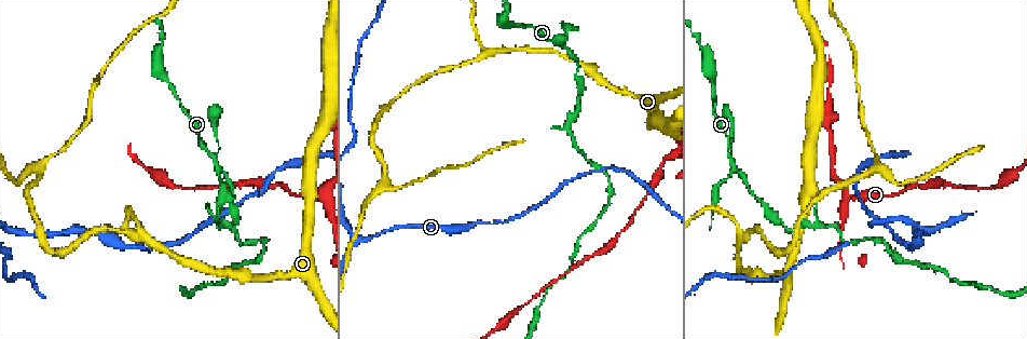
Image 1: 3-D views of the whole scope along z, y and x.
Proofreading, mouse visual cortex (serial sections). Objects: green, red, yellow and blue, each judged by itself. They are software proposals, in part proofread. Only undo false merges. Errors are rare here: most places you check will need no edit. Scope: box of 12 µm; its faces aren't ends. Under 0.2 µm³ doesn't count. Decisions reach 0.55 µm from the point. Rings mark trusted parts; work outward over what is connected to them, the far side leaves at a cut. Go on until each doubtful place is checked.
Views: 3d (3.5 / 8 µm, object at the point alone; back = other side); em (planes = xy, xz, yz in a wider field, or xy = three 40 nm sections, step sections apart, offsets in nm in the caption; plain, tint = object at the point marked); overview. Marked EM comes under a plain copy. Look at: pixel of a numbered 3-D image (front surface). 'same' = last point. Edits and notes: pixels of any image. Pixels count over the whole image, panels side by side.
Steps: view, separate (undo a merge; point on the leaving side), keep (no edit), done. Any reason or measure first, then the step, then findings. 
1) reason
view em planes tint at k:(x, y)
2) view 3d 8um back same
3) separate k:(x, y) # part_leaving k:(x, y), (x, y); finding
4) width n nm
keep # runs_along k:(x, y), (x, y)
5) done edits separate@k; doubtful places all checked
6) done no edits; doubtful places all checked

a fork
view 3d 8um at 1:(356, 240)

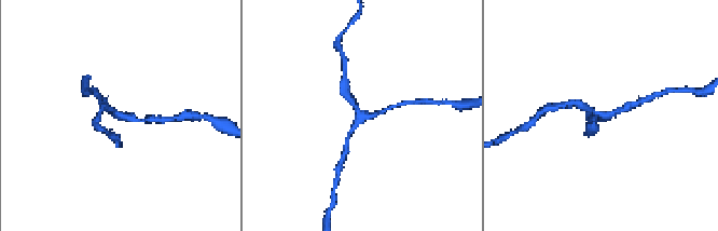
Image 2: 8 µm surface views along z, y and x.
arms 3; arm_widths 150, 200, 200 nm; now the EM
view em xy step 5 tint at 2:(362, 118)

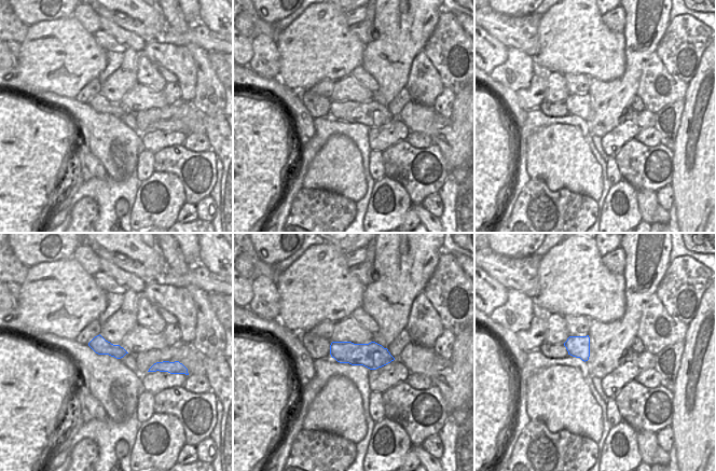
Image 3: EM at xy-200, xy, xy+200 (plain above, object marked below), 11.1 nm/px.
keep # runs_along 2:(150, 121), (121, 117), (106, 105); continuous, no second cell

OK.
side arm on a straight run
view 3d 8um at 1:(489, 53)

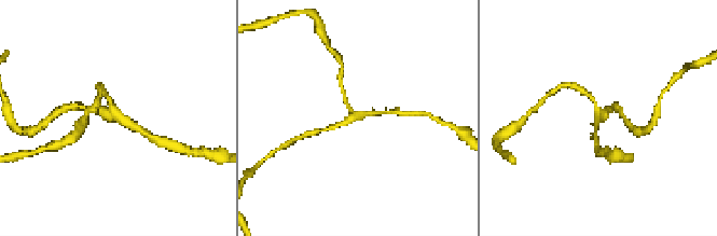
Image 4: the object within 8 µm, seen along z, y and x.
closer look
view 3d 3.5um at 4:(357, 115)

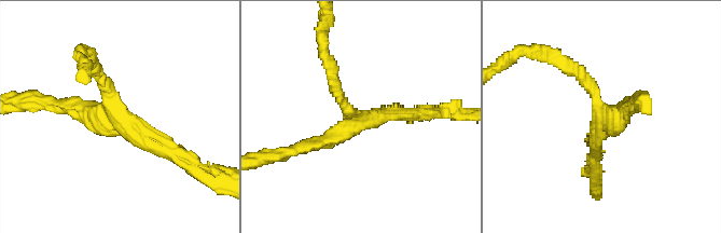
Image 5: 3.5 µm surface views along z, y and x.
arms 3; arm_widths 150, 200, 200 nm; shape alone is not enough
view em xy step 2 tint at 5:(602, 121)

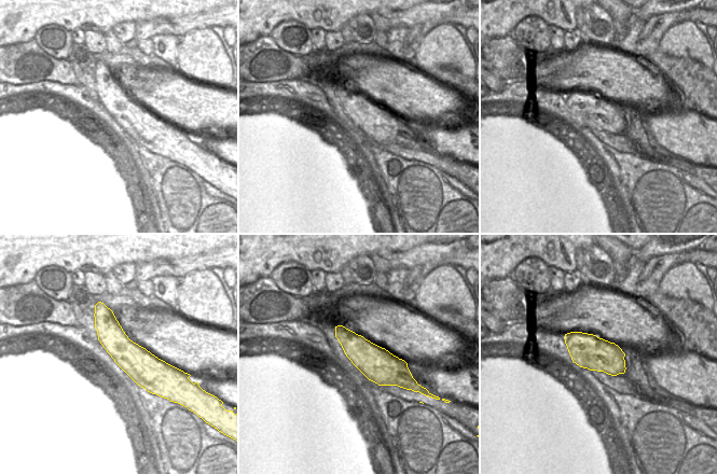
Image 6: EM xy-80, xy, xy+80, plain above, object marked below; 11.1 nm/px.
keep # all the same cell

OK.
narrows sharply
view em xy step 1 tint at 1:(908, 250)

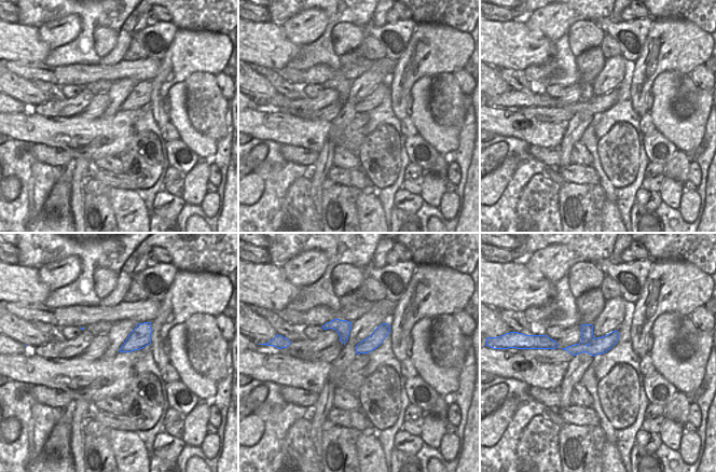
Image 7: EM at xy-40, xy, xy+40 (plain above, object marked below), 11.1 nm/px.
wider look
view 3d 3.5um back same

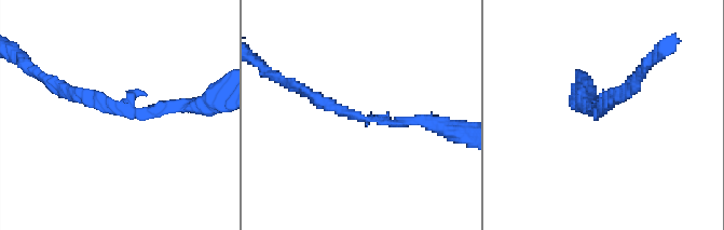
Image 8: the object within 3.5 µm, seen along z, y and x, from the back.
keep # runs_along 7:(385, 325), (368, 345), (358, 350); all the same cell

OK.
narrows sharply
view 3d 8um at 1:(321, 197)

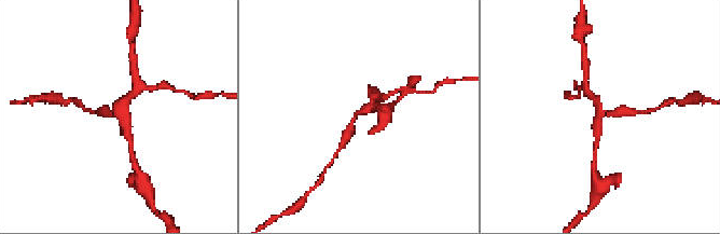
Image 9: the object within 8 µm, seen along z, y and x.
closer look
view 3d 3.5um back at 9:(117, 113)

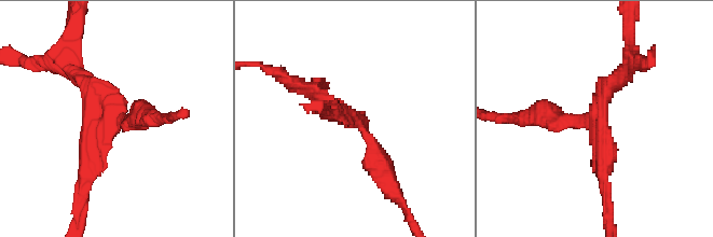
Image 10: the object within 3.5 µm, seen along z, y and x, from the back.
arms 3; arm_widths 250, 250, 350 nm; now the EM
view em xy step 5 tint at 10:(591, 123)

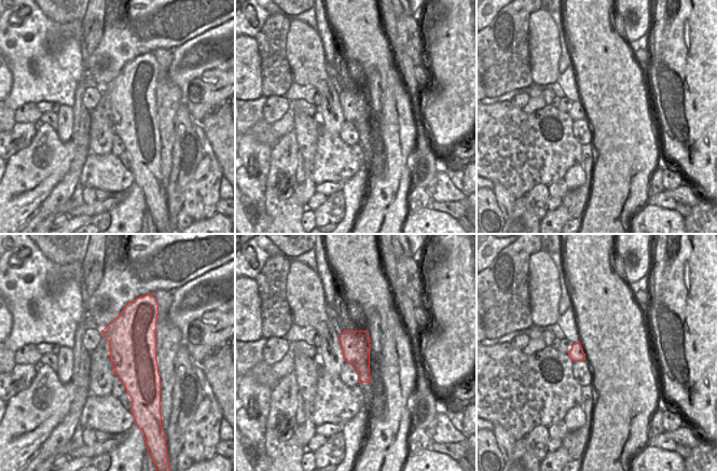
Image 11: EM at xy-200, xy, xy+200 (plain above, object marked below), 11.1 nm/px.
keep # runs_along 10:(394, 190), (373, 140), (317, 94); all the same cell

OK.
done no edits; doubtful places all checked

